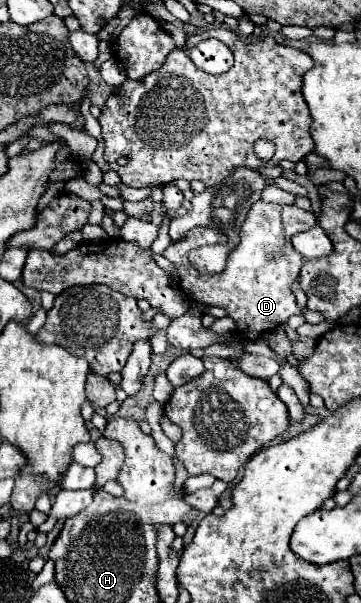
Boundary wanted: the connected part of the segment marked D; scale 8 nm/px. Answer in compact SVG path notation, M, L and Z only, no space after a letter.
M258 201L256 205L252 205L252 209L246 215L244 225L240 227L240 245L238 249L228 257L228 265L224 269L224 273L198 273L190 261L188 261L188 251L194 247L202 247L202 245L216 245L216 243L226 243L226 235L218 229L198 226L196 229L190 229L186 233L186 237L178 239L176 243L172 243L166 251L164 257L168 261L172 261L180 273L180 291L186 293L188 299L208 305L208 307L222 307L226 311L226 315L230 319L234 319L236 323L236 331L234 335L246 341L256 341L258 337L262 337L264 333L274 331L278 325L286 323L292 315L300 315L302 309L296 303L294 293L290 291L290 285L298 279L298 273L302 269L304 257L300 253L296 253L296 249L292 247L292 237L300 231L308 231L316 225L316 217L310 211L298 209L296 205L274 205L274 203L264 203Z

